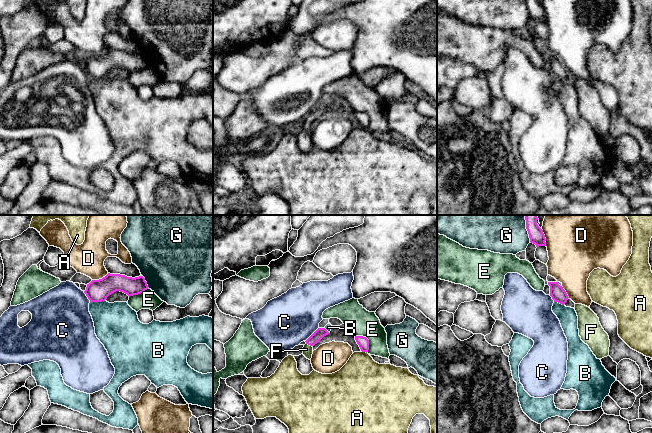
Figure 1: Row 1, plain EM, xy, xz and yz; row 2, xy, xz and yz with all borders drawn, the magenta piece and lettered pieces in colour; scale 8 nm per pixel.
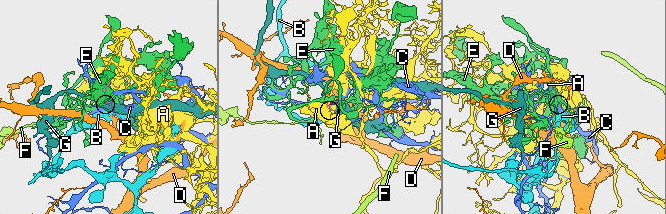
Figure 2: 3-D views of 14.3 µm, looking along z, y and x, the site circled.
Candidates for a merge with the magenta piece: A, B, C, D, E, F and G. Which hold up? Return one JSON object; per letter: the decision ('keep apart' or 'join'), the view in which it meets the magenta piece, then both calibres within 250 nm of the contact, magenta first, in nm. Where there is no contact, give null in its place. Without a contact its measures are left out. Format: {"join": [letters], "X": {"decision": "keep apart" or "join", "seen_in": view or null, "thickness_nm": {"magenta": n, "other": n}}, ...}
{"join": ["F"], "A": {"decision": "keep apart", "seen_in": "xz", "thickness_nm": {"magenta": 90, "other": 400}}, "B": {"decision": "keep apart", "seen_in": "xy", "thickness_nm": {"magenta": 180, "other": 360}}, "C": {"decision": "keep apart", "seen_in": "xz", "thickness_nm": {"magenta": 80, "other": 420}}, "D": {"decision": "keep apart", "seen_in": "xy", "thickness_nm": {"magenta": 180, "other": 260}}, "E": {"decision": "keep apart", "seen_in": "xz", "thickness_nm": {"magenta": 90, "other": 220}}, "F": {"decision": "join", "seen_in": "xz", "thickness_nm": {"magenta": 80, "other": 80}}, "G": {"decision": "keep apart", "seen_in": "xy", "thickness_nm": {"magenta": 140, "other": 480}}}

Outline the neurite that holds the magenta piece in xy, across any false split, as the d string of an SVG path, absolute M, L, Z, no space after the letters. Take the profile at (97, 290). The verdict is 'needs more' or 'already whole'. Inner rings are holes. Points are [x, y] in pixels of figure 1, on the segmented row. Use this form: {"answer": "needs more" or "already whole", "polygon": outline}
{"answer": "already whole", "polygon": "M108 273L102 279L92 280L87 284L84 293L90 302L102 302L116 291L123 292L130 297L141 294L147 289L148 285L143 276L132 278Z"}

